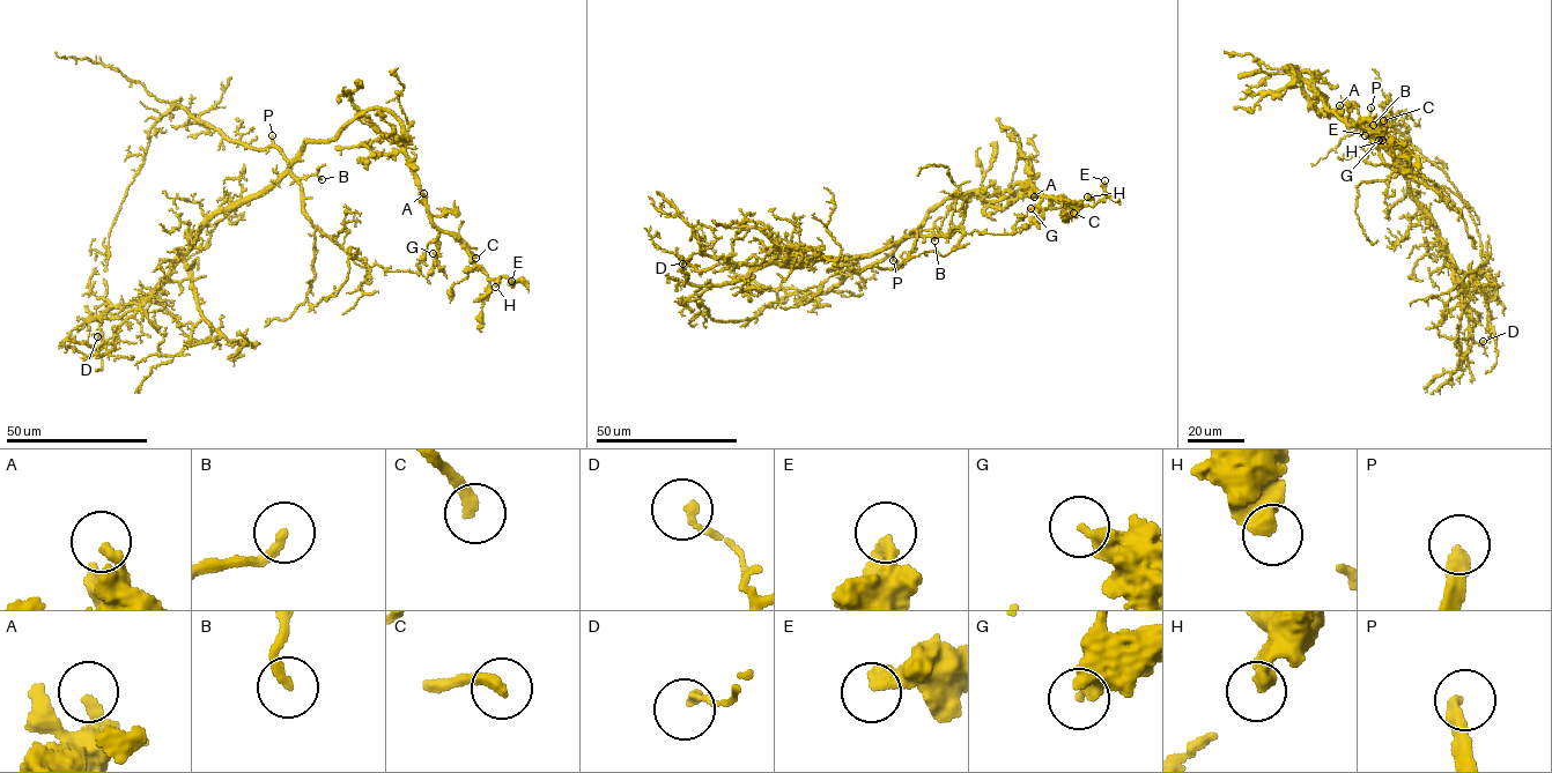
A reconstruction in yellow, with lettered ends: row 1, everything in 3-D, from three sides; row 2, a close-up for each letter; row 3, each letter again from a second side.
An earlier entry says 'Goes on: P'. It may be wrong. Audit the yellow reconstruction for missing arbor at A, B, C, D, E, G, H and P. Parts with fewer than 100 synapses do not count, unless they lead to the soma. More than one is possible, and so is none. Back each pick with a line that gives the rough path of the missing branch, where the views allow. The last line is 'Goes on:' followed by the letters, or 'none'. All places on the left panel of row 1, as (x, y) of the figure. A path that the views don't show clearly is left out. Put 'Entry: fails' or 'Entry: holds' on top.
Entry: holds
P: course (272, 135), (267, 119), (283, 71), (295, 56), (325, 43), (352, 15)
Goes on: P

